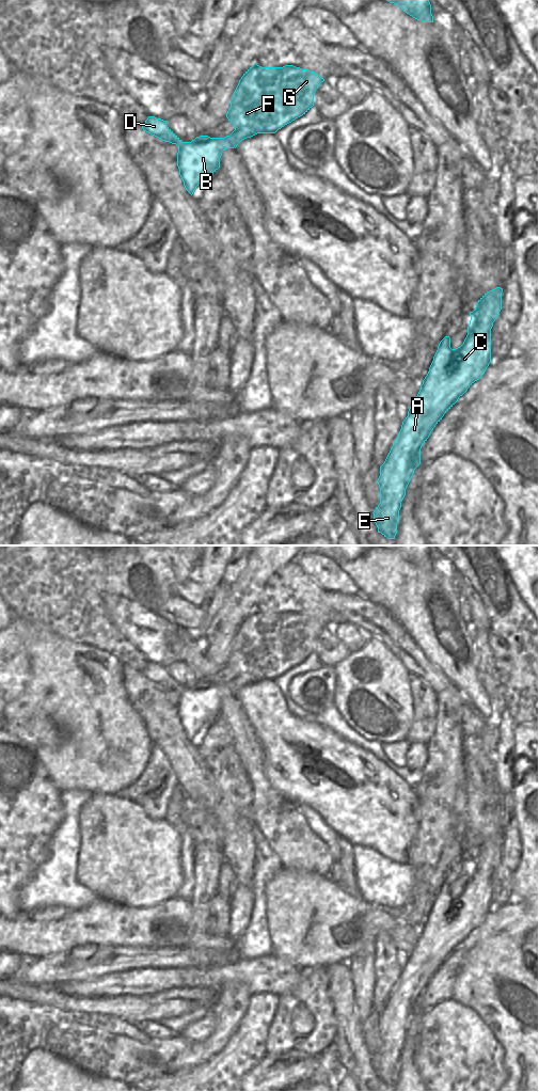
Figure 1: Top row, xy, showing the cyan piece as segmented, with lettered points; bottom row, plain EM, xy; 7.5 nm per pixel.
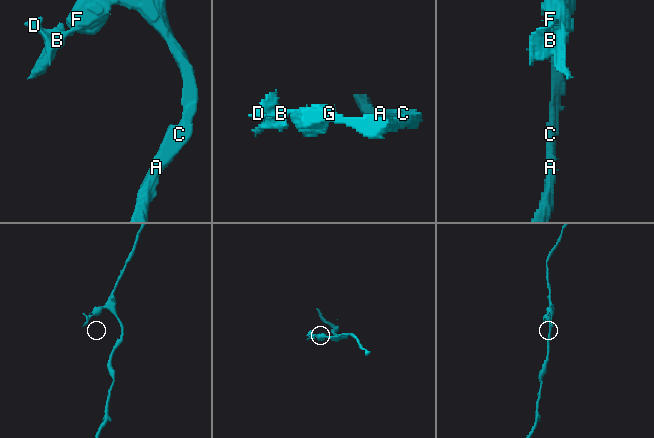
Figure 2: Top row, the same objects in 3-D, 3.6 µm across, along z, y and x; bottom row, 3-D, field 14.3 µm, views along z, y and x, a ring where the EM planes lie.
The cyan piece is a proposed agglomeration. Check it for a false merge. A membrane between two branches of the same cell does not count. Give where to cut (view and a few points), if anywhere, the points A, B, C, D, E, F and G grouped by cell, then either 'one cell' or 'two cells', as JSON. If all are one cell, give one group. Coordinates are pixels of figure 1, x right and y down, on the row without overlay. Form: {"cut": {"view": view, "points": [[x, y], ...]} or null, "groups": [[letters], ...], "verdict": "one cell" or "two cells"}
{"cut": {"view": "xy", "points": [[224, 683], [227, 683], [234, 693]]}, "groups": [["A", "C", "E", "F", "G"], ["B", "D"]], "verdict": "two cells"}

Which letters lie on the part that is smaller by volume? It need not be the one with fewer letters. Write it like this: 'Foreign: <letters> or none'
Foreign: B, D

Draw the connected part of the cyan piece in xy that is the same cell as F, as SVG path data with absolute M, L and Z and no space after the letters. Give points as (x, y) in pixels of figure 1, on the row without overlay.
M255 610L243 620L233 640L226 664L235 677L225 684L229 684L236 695L242 686L257 680L275 680L314 652L314 640L323 628L315 618L294 612L261 614Z

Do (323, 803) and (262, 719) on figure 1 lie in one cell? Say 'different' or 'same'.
same

